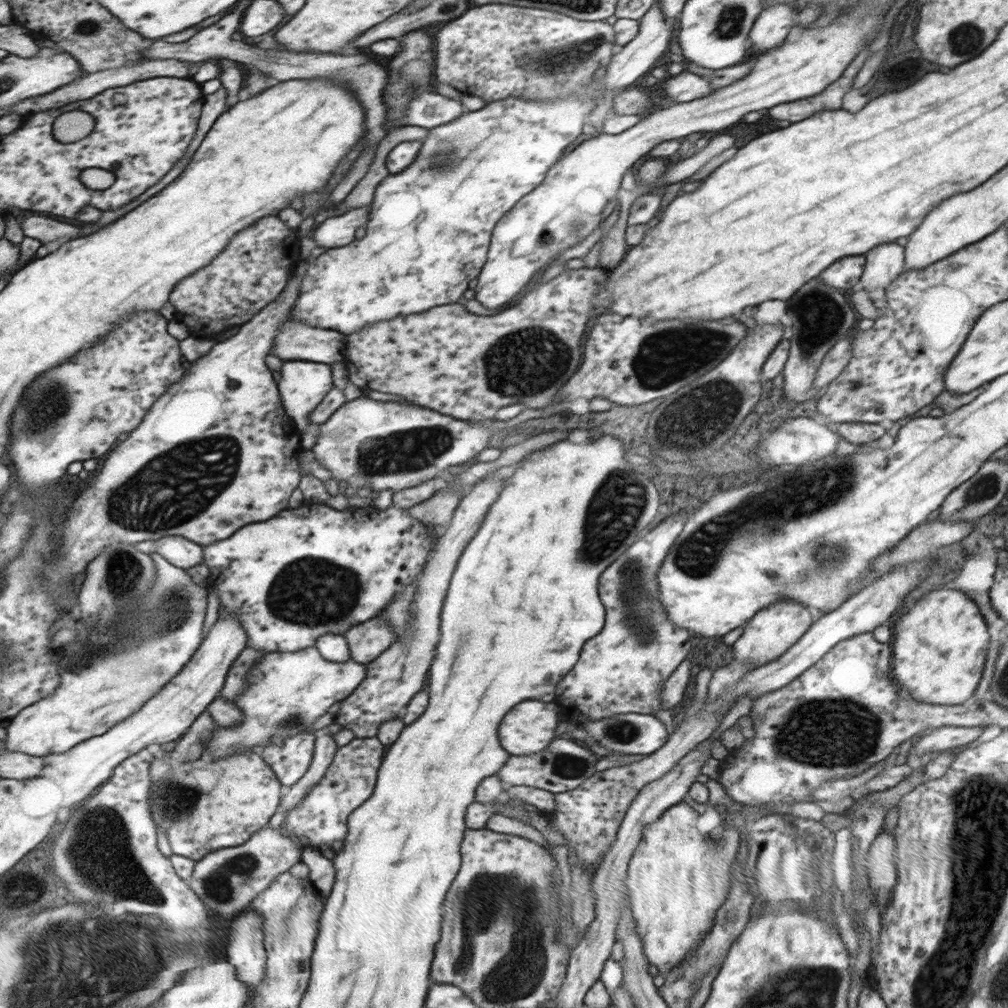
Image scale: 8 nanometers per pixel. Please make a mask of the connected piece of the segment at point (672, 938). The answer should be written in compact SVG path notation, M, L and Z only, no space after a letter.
M688 803L668 808L662 817L642 831L626 878L630 910L644 956L663 974L677 967L704 935L710 933L718 909L732 889L730 873L740 848L741 834L734 828L732 838L722 842L706 840L698 828L698 812Z

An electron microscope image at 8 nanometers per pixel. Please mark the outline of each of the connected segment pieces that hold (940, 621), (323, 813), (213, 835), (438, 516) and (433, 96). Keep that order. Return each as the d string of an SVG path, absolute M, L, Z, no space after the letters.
M952 586L936 590L928 598L918 600L892 627L892 679L918 702L961 705L973 697L990 636L980 610L965 591Z
M354 738L352 742L346 743L346 746L337 748L333 761L329 764L328 770L324 776L315 784L306 794L304 800L298 803L298 806L288 807L287 817L284 821L283 829L296 837L304 837L310 847L319 848L321 844L332 846L334 842L343 842L348 835L348 816L354 810L360 807L360 804L366 803L372 796L376 786L378 769L384 758L384 745L379 738Z
M208 752L202 753L202 758L196 762L186 764L184 761L174 764L174 770L171 769L166 775L168 778L166 786L164 782L155 782L152 796L153 819L158 824L158 830L162 830L167 835L173 854L184 856L194 862L202 860L204 856L220 848L230 848L246 843L252 834L268 824L281 805L281 782L265 759L256 756L254 752L250 754L240 752L236 753L236 756L228 756L224 760L214 762L214 766L218 766L214 768L214 772L216 770L220 772L218 772L218 782L212 786L210 792L206 792L206 796L210 796L206 806L202 804L202 766L212 766Z
M448 487L446 490L435 492L428 500L412 506L407 511L412 518L426 525L446 527L450 524L461 497L454 487Z
M422 90L407 104L399 123L403 126L417 126L422 128L436 128L448 124L464 114L460 101L436 94L434 90Z

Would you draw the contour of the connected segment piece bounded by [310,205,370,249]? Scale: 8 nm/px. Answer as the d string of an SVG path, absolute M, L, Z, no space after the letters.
M366 205L339 216L331 216L316 225L310 235L318 247L332 249L346 246L355 239L356 230L367 225L369 209L370 205Z

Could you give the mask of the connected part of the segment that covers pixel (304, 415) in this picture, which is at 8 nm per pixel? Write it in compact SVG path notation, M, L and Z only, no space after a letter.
M286 361L281 368L281 378L278 392L282 399L288 421L298 426L300 434L312 426L308 422L309 414L328 395L334 384L332 382L332 367L330 365L310 361Z

